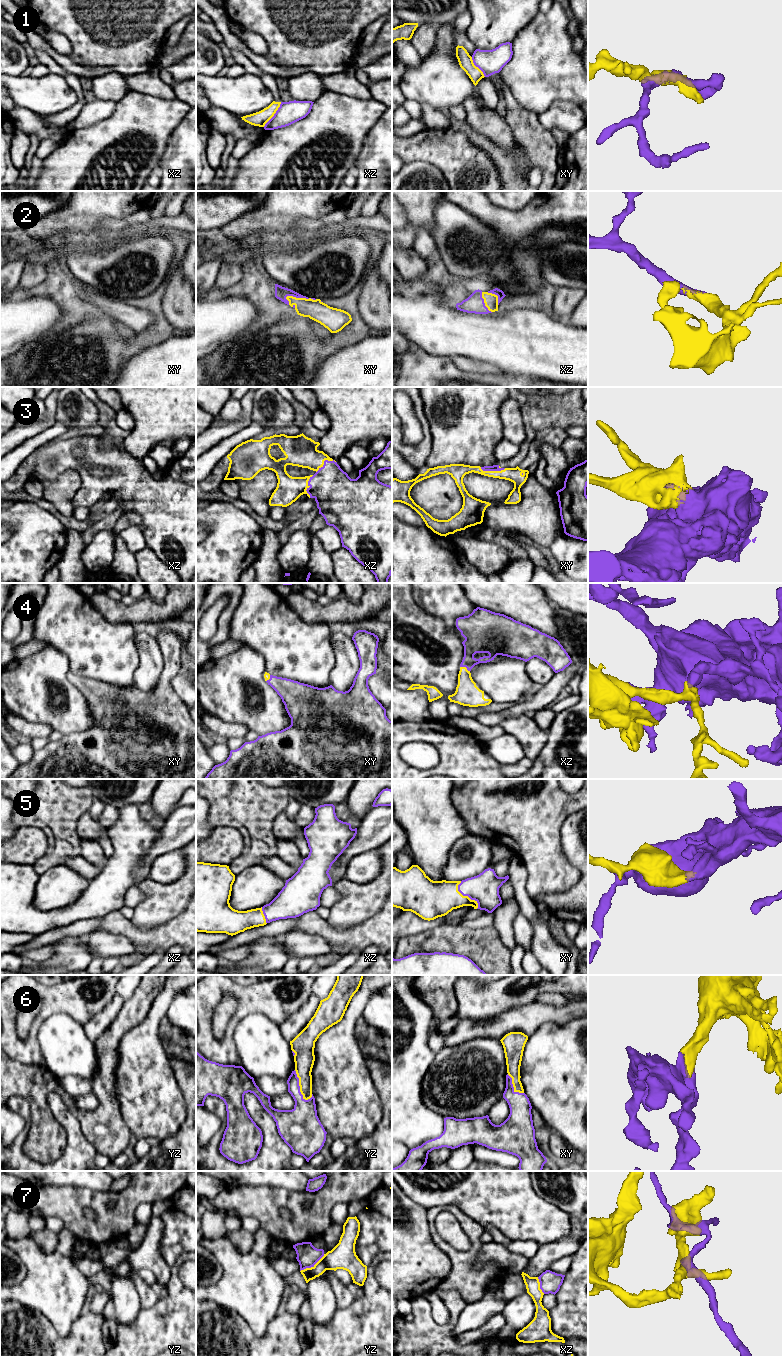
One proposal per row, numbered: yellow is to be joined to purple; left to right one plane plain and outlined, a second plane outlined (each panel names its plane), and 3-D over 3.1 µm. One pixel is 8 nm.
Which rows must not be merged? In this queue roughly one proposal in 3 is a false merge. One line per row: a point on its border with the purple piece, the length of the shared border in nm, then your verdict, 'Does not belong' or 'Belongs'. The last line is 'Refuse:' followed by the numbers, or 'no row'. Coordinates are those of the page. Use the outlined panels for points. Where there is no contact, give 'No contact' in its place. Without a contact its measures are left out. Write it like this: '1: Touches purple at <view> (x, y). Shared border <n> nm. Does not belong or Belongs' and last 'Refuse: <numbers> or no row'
1: Touches purple at xz (274, 114). Shared border 240 nm. Does not belong
2: Touches purple at xy (301, 297). Shared border 260 nm. Belongs
3: Touches purple at xy (493, 470). Shared border 200 nm. Belongs
4: Touches purple at xz (465, 666). Shared border 90 nm. Belongs
5: Touches purple at xy (466, 895). Shared border 260 nm. Belongs
6: Touches purple at yz (299, 1086). Shared border 260 nm. Belongs
7: Touches purple at yz (312, 1266). Shared border 240 nm. Does not belong
Refuse: 1, 7

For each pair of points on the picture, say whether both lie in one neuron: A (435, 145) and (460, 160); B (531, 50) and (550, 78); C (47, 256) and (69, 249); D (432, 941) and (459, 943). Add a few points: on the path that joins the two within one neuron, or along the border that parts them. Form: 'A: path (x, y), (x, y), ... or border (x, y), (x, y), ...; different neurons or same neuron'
A: path (441, 148), (449, 150), (454, 155); same neuron
B: path (538, 57), (544, 63), (544, 68), (547, 71); same neuron
C: path (52, 254), (64, 250); same neuron
D: path (439, 941), (452, 941); same neuron

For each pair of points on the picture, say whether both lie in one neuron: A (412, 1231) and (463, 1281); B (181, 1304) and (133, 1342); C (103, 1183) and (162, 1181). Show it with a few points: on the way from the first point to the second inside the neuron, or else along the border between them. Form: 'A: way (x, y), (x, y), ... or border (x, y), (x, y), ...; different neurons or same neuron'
A: border (441, 1249), (451, 1262), (451, 1272), (440, 1284); different neurons
B: way (169, 1316), (145, 1338); same neuron
C: border (86, 1187), (92, 1190), (109, 1190); different neurons

